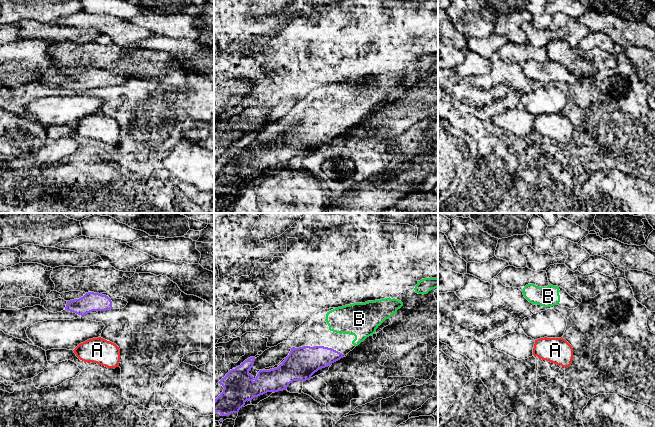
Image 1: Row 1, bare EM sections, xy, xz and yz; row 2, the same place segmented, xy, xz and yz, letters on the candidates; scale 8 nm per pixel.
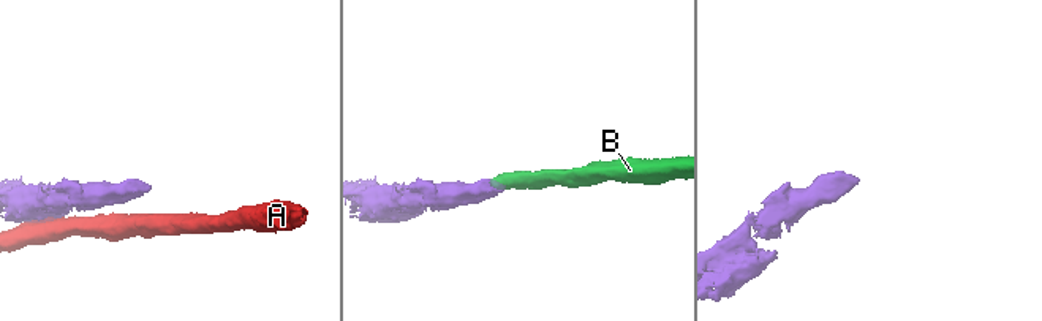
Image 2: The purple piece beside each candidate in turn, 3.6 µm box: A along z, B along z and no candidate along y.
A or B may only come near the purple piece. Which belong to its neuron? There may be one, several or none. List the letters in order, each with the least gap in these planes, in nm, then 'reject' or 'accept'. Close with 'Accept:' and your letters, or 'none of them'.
A: 200 nm | reject
B: 120 nm | accept
Accept: B

